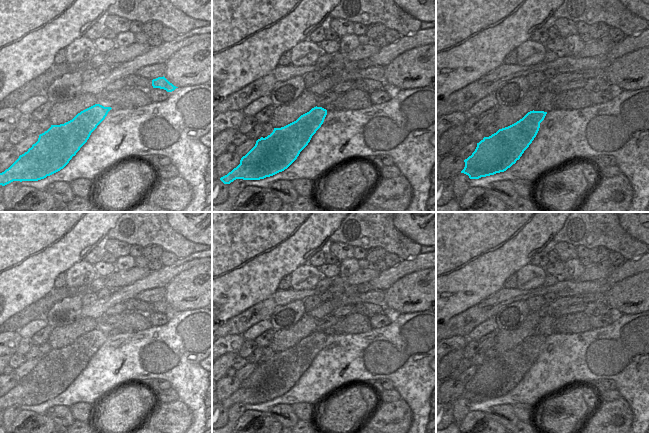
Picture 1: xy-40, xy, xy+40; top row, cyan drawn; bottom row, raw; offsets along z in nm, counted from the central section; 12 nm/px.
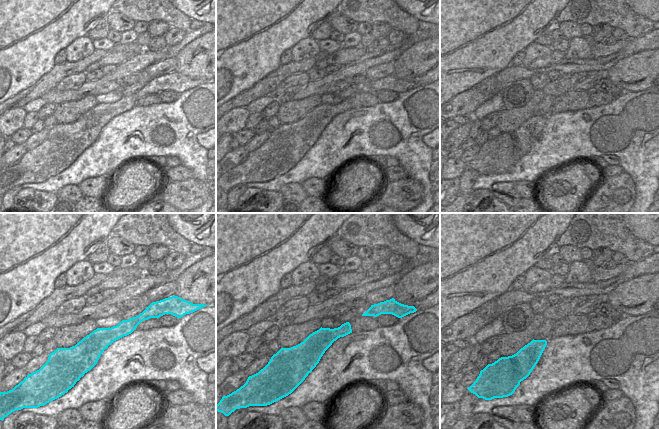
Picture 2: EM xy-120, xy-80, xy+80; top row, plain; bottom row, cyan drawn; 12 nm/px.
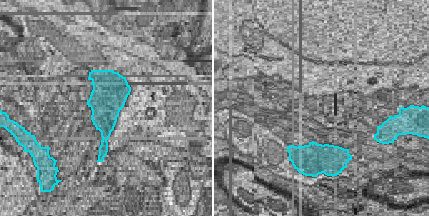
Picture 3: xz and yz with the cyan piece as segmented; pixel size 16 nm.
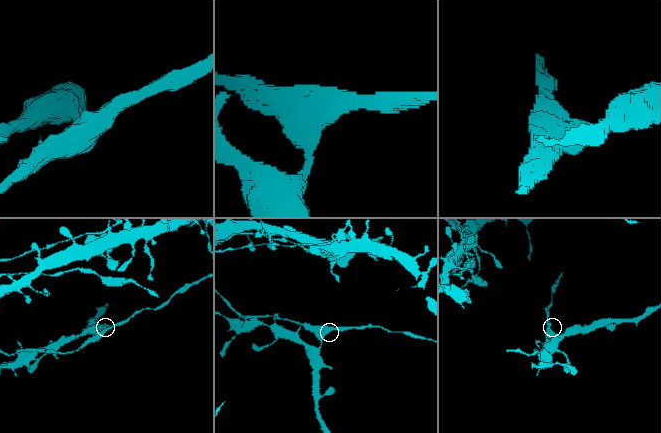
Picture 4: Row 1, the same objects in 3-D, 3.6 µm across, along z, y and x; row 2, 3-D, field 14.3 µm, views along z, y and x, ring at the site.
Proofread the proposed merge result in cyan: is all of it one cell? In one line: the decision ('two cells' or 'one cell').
two cells

